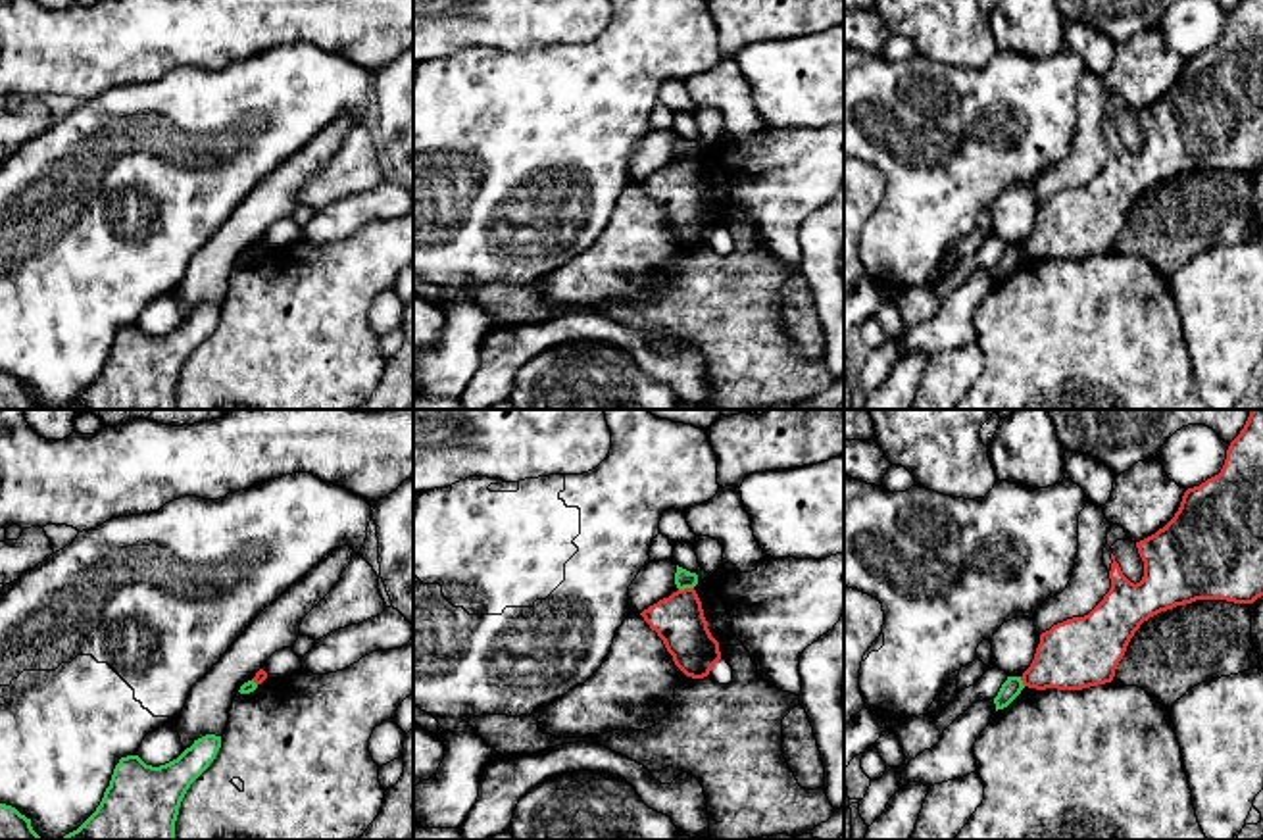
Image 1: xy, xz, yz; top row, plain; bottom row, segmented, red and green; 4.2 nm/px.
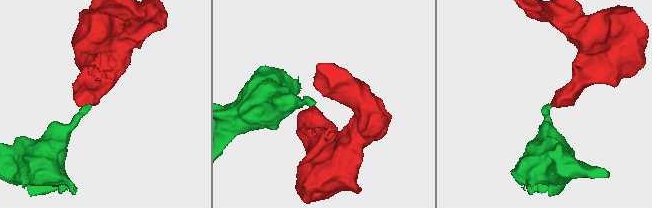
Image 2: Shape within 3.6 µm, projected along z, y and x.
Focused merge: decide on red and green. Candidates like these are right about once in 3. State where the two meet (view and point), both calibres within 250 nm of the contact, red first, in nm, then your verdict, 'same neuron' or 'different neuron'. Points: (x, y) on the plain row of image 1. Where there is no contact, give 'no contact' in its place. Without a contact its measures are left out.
xz (685, 158) | 220/80 nm | different neuron

